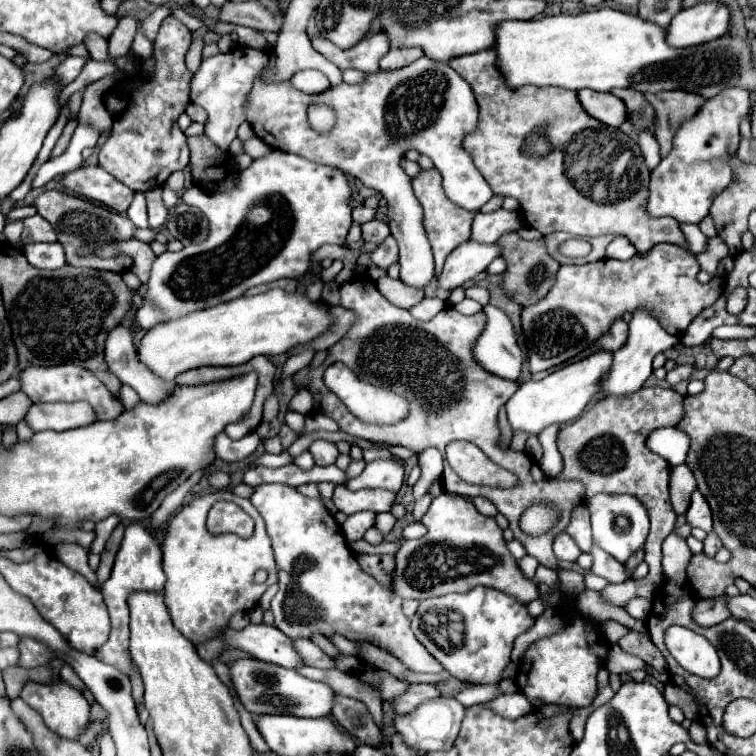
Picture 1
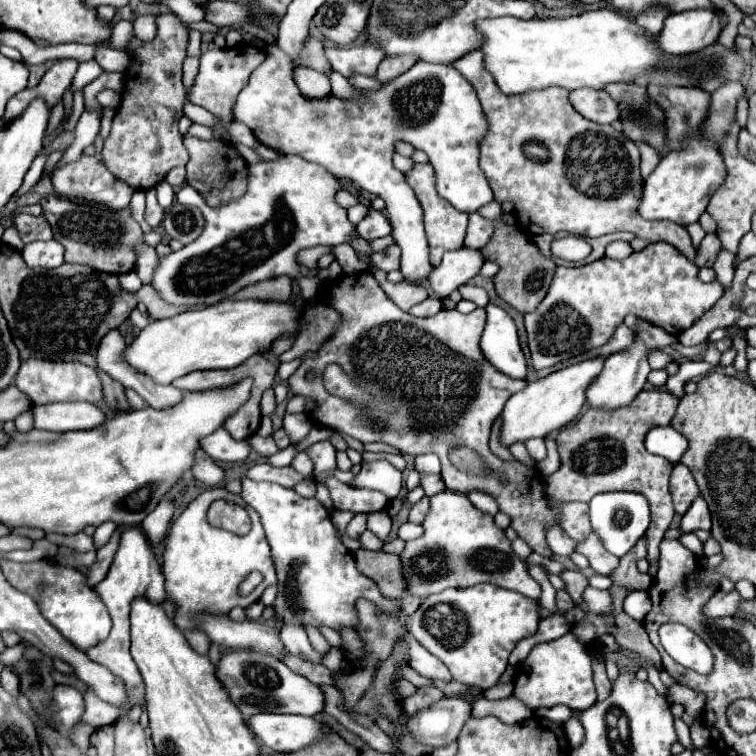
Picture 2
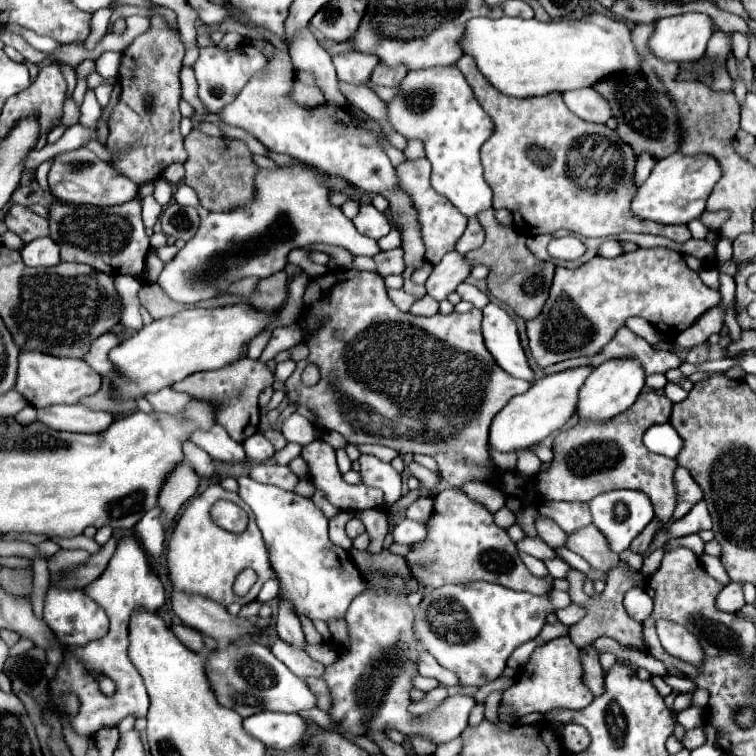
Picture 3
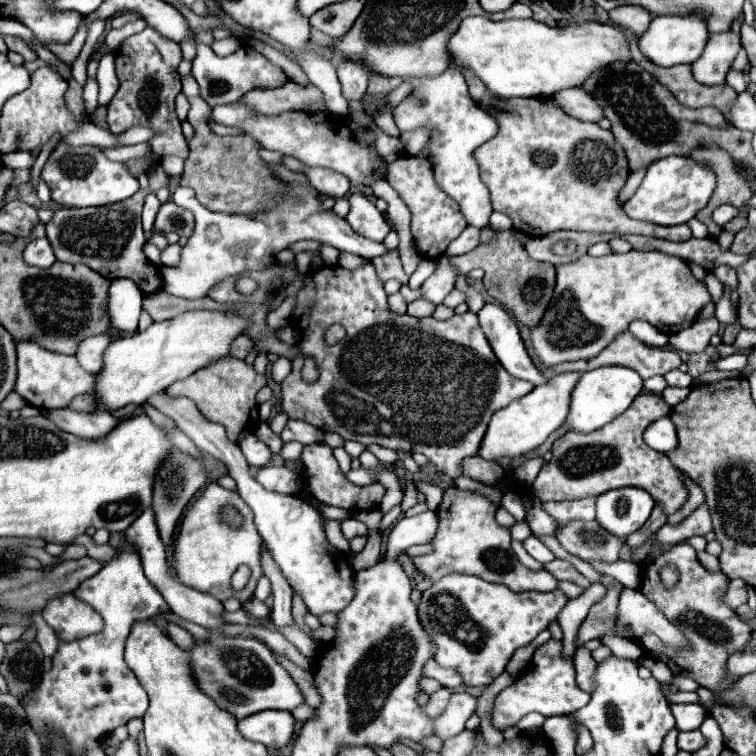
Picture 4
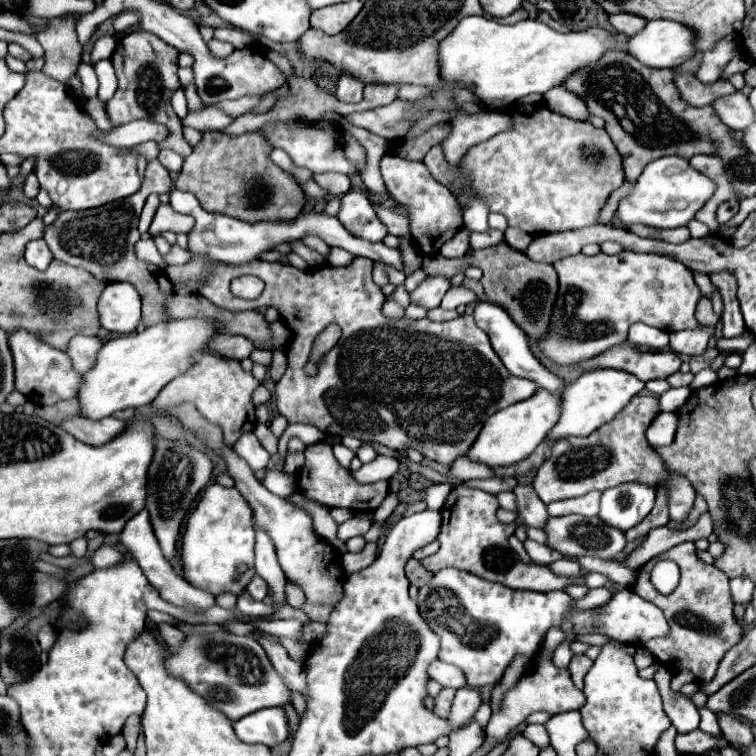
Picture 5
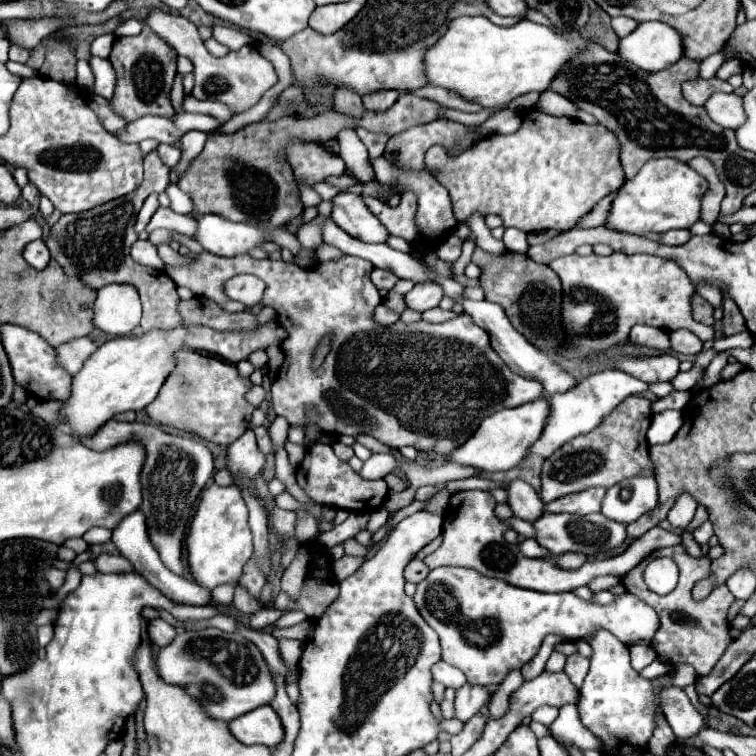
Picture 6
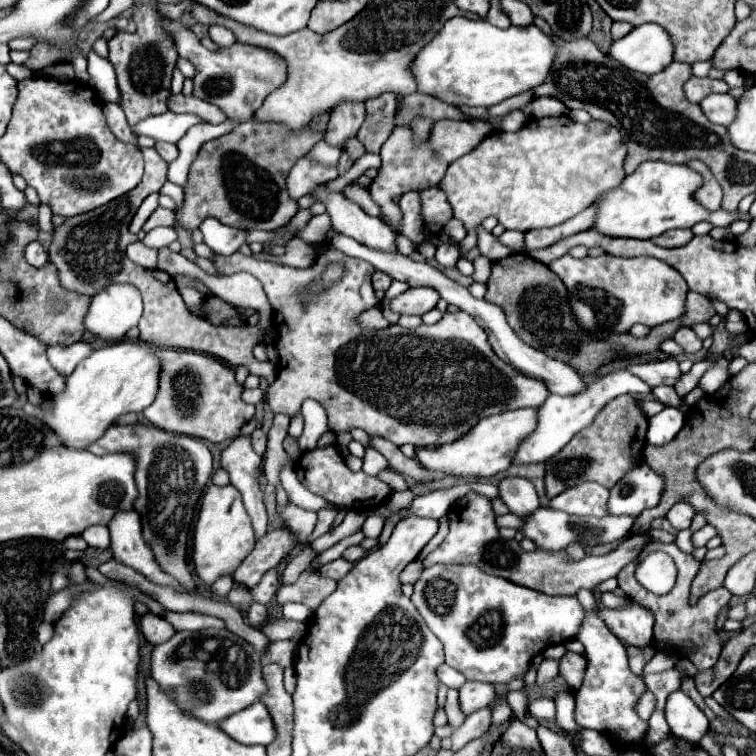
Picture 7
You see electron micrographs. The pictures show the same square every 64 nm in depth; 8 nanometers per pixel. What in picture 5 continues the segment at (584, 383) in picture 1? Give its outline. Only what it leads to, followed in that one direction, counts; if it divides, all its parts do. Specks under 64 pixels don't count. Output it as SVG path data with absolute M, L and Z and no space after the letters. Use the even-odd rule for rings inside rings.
M540 388L532 398L524 400L524 402L516 402L516 404L492 414L484 422L484 428L480 430L472 448L464 456L472 462L486 464L488 468L512 466L534 452L534 448L546 438L548 430L556 424L558 416L560 416L558 394L550 394L544 388Z

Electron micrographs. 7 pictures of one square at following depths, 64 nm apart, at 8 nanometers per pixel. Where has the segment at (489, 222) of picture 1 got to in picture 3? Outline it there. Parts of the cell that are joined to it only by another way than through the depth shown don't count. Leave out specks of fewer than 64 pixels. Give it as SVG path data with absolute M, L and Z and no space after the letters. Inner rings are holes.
M470 220L468 222L468 228L464 230L464 234L462 234L462 238L456 242L456 252L460 252L460 254L468 254L470 250L476 250L476 248L480 248L484 244L484 230L482 230L482 226L480 226L480 222L478 220Z

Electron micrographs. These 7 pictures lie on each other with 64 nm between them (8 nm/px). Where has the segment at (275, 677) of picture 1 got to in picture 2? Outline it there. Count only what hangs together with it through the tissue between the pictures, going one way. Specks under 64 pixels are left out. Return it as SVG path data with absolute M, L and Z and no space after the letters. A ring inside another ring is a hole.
M244 648L222 654L216 664L216 678L222 682L230 700L236 704L244 718L250 718L258 712L316 716L324 708L324 696L316 684L308 682L304 676L294 674L284 662L264 652Z

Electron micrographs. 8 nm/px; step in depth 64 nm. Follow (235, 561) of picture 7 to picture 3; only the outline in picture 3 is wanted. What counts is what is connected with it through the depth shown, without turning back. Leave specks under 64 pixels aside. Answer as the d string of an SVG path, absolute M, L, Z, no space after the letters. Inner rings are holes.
M218 482L210 484L200 496L196 496L190 502L190 506L184 510L184 514L178 518L178 522L172 530L172 536L170 536L170 542L168 542L168 556L166 556L168 576L170 576L172 586L176 590L212 598L214 602L218 602L222 606L228 606L232 602L248 604L248 602L256 600L258 590L262 588L262 584L266 580L274 578L274 570L270 566L268 550L266 550L262 534L260 534L260 530L254 522L252 510L246 512L248 518L250 518L248 528L240 534L234 534L234 532L228 532L228 530L220 528L210 518L210 510L212 510L214 502L218 502L218 500L230 500L230 502L238 504L244 510L244 500L236 492L224 490ZM242 568L252 568L258 574L258 580L246 596L236 596L234 590L232 590L232 584L234 584L236 574Z

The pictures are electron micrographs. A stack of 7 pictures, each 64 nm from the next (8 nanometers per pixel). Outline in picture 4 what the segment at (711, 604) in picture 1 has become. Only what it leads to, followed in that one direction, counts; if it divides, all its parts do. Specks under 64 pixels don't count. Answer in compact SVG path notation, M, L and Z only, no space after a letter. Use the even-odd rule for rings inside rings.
M732 580L728 584L728 592L726 592L726 604L730 608L738 608L742 604L748 602L748 584L742 582L742 580Z

